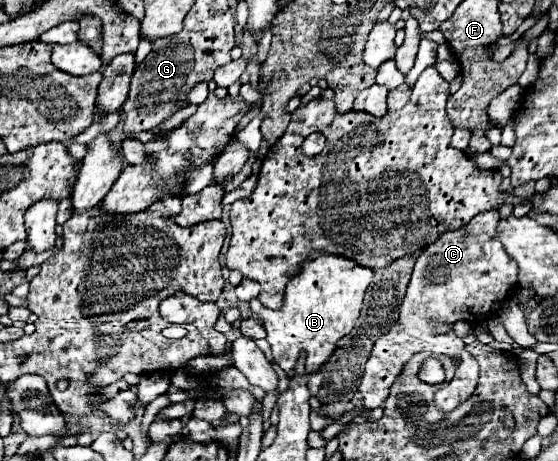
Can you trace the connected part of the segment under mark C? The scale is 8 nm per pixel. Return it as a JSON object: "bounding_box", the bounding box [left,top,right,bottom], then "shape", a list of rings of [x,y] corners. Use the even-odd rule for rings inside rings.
{"bounding_box":[359,210,517,410],"shape":[[[499,210],[481,212],[467,226],[441,234],[421,252],[399,310],[399,318],[387,334],[375,340],[367,360],[359,384],[359,392],[365,396],[367,408],[379,408],[383,404],[393,380],[399,376],[407,360],[417,352],[439,352],[460,361],[455,378],[435,394],[435,406],[439,410],[453,410],[473,394],[479,378],[479,366],[475,358],[469,356],[463,340],[455,336],[453,324],[457,320],[465,320],[469,324],[481,324],[489,320],[499,312],[501,304],[517,286],[517,262],[503,250],[495,230],[497,222]],[[439,324],[449,324],[449,330],[437,332],[435,328]]]}

